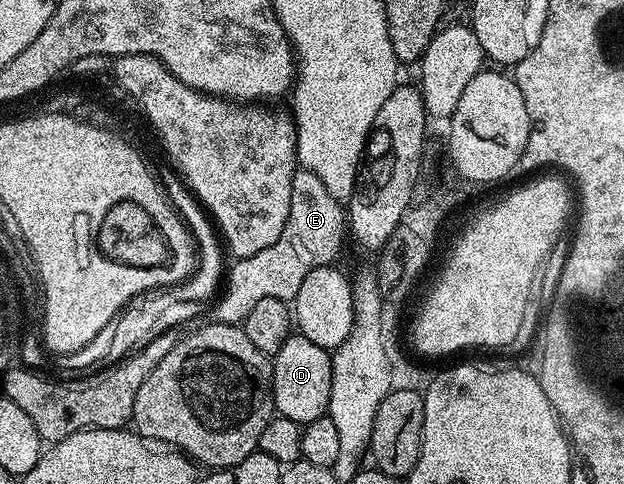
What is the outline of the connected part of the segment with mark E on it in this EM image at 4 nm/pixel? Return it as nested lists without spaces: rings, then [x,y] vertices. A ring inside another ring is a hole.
[[[303,168],[297,169],[290,188],[290,216],[286,216],[282,236],[278,236],[270,248],[262,248],[262,252],[254,252],[254,256],[237,258],[231,263],[232,271],[227,271],[215,321],[240,324],[258,300],[273,298],[288,302],[295,299],[302,280],[306,280],[314,268],[333,265],[344,238],[346,242],[346,210],[340,206],[343,206],[341,201],[326,192],[318,176]]]

